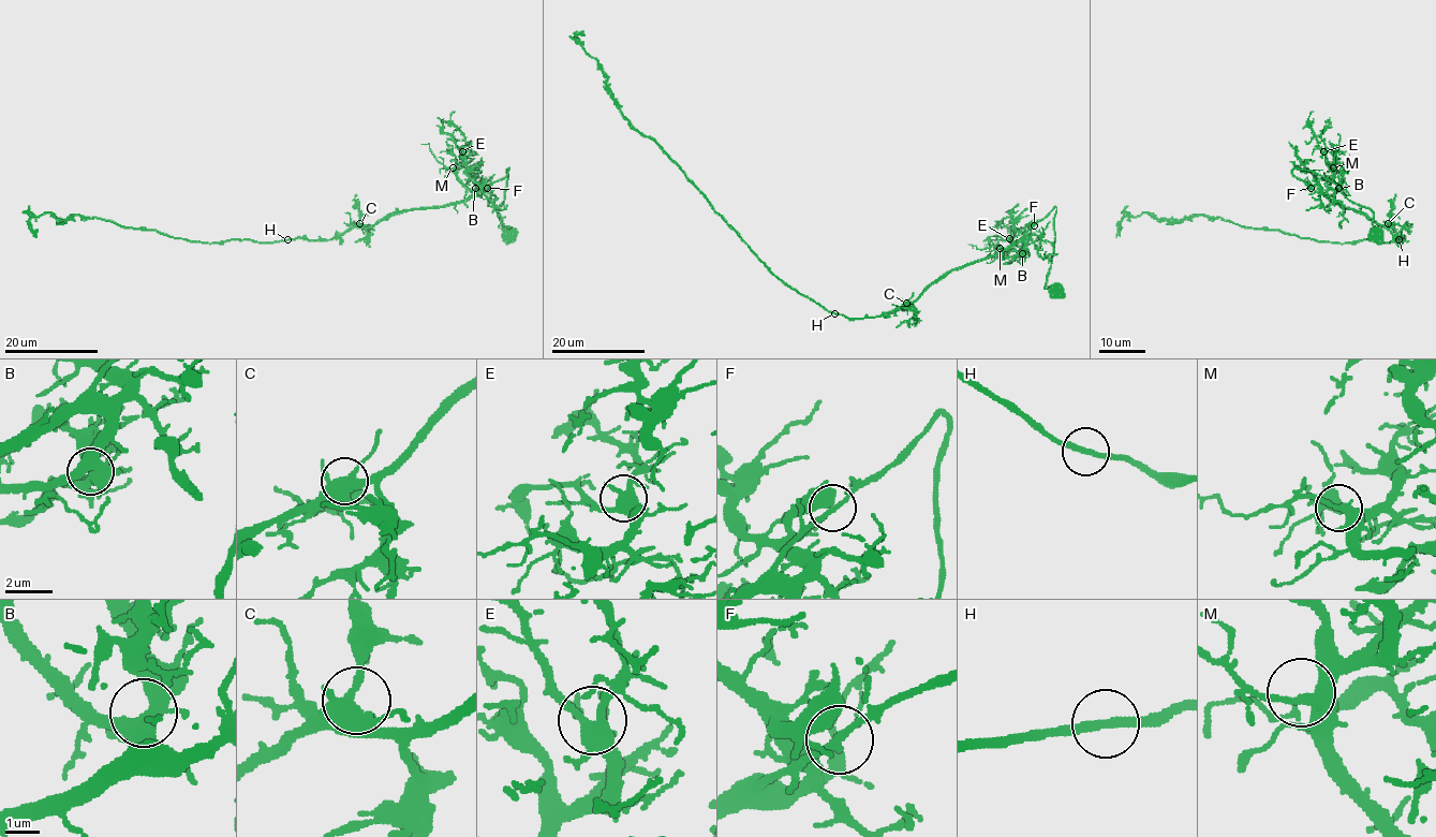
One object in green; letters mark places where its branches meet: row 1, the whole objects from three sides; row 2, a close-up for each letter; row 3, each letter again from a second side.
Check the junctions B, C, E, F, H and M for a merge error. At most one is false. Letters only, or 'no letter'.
no letter

